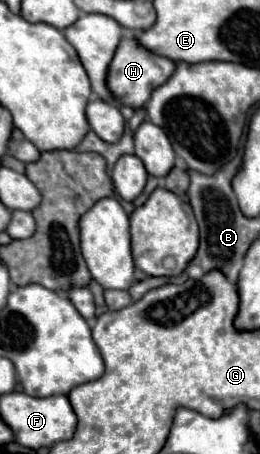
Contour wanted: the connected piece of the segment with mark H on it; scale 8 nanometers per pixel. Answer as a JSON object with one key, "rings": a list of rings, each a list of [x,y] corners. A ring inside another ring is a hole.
{"rings":[[[127,35],[121,39],[117,47],[117,53],[109,69],[107,83],[119,103],[137,109],[137,107],[143,107],[143,103],[149,99],[153,89],[157,89],[161,83],[165,83],[165,79],[169,79],[169,75],[173,75],[173,67],[177,67],[177,61],[145,49],[137,37]]]}

